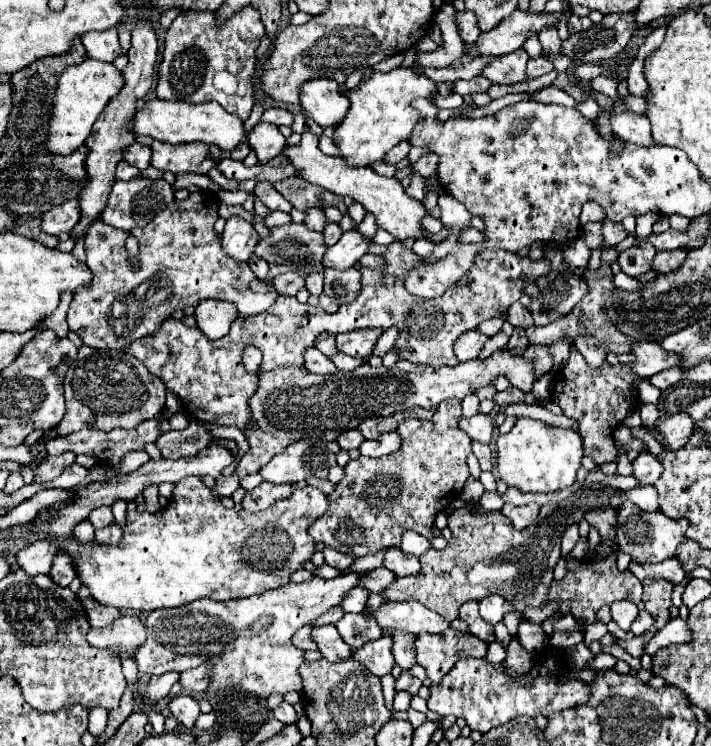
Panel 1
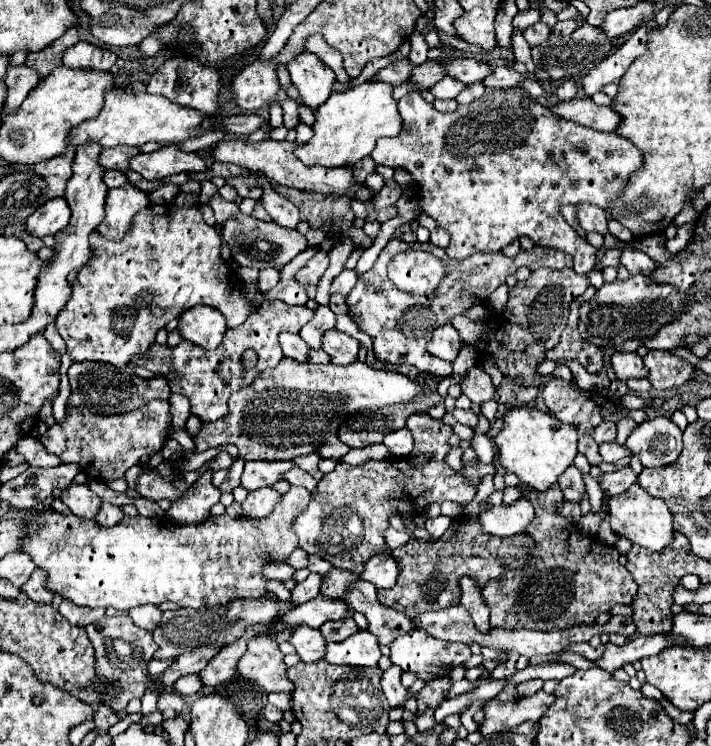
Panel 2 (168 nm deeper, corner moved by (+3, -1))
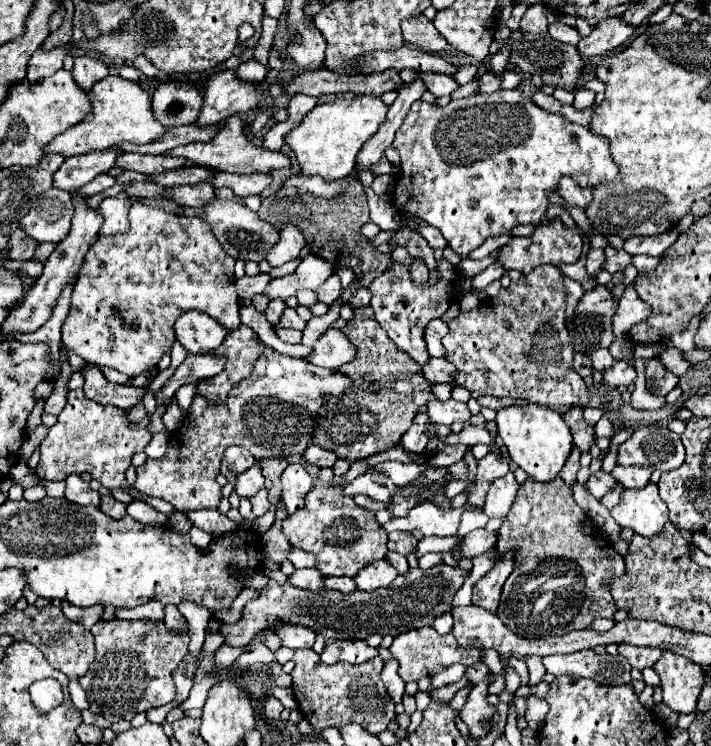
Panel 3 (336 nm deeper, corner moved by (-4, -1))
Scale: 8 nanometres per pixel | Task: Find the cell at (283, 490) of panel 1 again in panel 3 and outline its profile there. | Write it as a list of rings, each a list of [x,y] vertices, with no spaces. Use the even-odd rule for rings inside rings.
[[[262,488],[256,496],[252,496],[252,498],[250,498],[250,502],[252,502],[252,512],[254,512],[254,516],[262,516],[262,514],[266,514],[266,512],[268,512],[268,508],[270,508],[266,488]]]

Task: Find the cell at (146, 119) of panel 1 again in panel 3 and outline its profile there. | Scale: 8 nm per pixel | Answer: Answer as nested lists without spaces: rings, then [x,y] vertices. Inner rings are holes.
[[[106,76],[88,92],[92,100],[92,112],[88,112],[86,120],[76,124],[76,128],[68,128],[48,148],[44,148],[44,154],[62,154],[66,158],[70,156],[80,156],[92,150],[106,150],[122,142],[132,142],[132,144],[148,144],[158,140],[166,128],[154,120],[152,114],[152,102],[148,92],[138,86],[138,82],[124,80],[120,76]]]

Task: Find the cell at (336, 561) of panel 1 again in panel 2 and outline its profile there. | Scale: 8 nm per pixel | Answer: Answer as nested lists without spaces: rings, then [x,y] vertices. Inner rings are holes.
[[[309,556],[309,562],[307,562],[307,568],[311,572],[319,572],[325,576],[325,572],[329,572],[333,566],[325,560],[325,558],[319,558],[319,556]]]

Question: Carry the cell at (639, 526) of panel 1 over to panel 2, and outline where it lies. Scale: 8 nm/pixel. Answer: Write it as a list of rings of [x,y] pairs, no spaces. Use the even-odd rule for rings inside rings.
[[[633,484],[621,496],[613,496],[609,500],[609,524],[613,532],[623,538],[629,538],[633,544],[649,548],[653,552],[661,552],[673,542],[675,528],[673,528],[673,514],[669,512],[667,504],[659,498],[651,498],[639,484]]]

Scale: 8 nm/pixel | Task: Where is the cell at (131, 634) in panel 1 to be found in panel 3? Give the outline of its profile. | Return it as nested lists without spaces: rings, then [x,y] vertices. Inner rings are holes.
[[[100,620],[92,626],[92,634],[96,638],[96,658],[92,662],[92,668],[78,680],[80,686],[86,692],[86,698],[90,702],[90,710],[94,714],[104,716],[108,722],[118,720],[132,720],[138,712],[148,712],[150,708],[164,706],[174,700],[176,686],[172,672],[184,662],[184,658],[190,654],[188,634],[180,634],[178,630],[168,630],[164,622],[154,620]]]

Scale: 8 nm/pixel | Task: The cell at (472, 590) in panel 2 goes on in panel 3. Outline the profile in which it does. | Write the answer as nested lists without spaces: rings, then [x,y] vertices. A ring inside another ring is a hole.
[[[516,550],[500,554],[494,568],[476,582],[474,594],[472,594],[472,604],[488,608],[488,612],[496,612],[502,586],[504,586],[506,578],[512,574],[514,564],[516,564]]]

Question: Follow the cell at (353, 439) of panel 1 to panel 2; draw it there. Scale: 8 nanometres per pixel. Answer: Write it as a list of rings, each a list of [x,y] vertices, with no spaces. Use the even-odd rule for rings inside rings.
[[[331,436],[325,444],[319,446],[317,452],[321,454],[321,458],[341,458],[343,454],[349,452],[349,448],[347,448],[347,444],[341,442],[337,436]]]

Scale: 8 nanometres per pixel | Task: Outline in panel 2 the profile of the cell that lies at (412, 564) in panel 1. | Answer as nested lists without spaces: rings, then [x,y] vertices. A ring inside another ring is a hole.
[[[377,554],[373,556],[367,564],[365,564],[365,570],[361,572],[361,578],[375,584],[377,588],[391,588],[395,586],[395,580],[399,576],[399,568],[397,568],[397,562],[391,554]]]

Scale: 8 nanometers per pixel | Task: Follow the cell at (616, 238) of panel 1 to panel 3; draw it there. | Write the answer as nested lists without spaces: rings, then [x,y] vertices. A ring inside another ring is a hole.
[[[560,178],[560,188],[556,188],[556,192],[570,204],[580,206],[582,210],[588,208],[588,204],[592,202],[592,190],[590,188],[580,188],[572,178]]]

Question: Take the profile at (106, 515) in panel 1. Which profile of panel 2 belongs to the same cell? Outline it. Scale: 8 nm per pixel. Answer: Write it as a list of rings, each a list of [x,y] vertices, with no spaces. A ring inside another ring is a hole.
[[[71,484],[67,488],[67,492],[61,494],[61,500],[69,506],[69,510],[75,514],[75,516],[81,516],[81,518],[87,518],[87,520],[95,520],[97,516],[97,510],[101,508],[101,500],[95,492],[91,492],[89,486],[77,486],[77,484]]]

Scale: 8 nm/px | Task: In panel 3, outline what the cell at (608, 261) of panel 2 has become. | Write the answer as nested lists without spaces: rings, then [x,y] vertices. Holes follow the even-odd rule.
[[[590,250],[586,254],[586,270],[588,270],[588,274],[600,272],[602,264],[604,264],[604,252],[602,250]]]

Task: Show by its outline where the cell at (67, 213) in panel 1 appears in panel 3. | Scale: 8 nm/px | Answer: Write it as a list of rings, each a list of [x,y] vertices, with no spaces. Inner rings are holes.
[[[48,188],[48,192],[36,196],[36,204],[32,204],[30,212],[20,220],[20,228],[38,244],[58,244],[70,232],[72,216],[74,206],[70,192]]]

